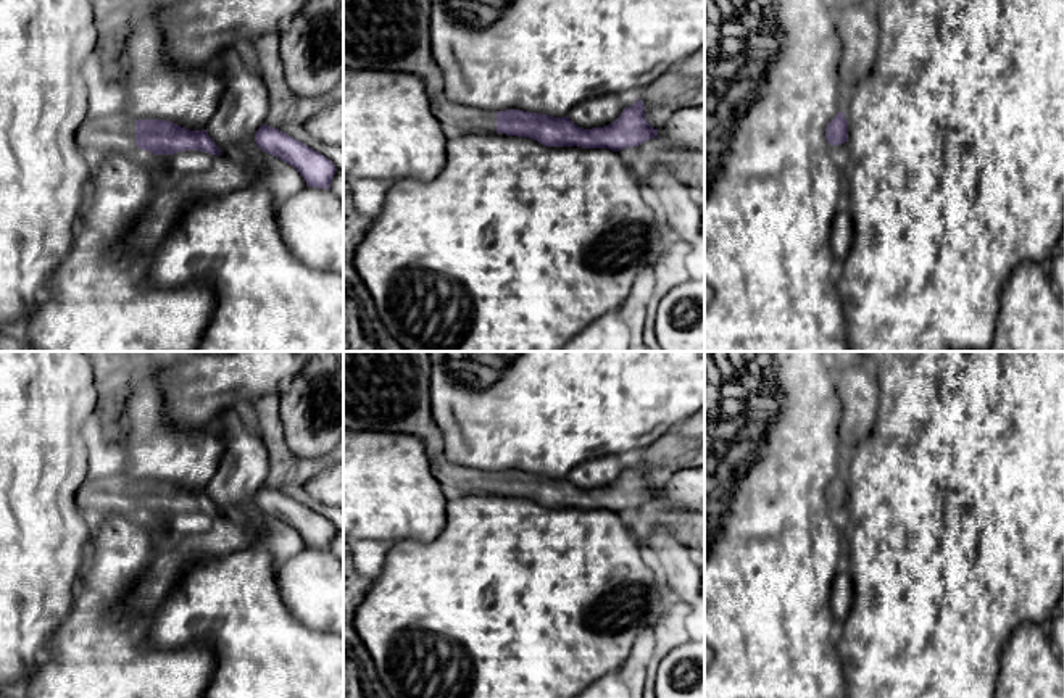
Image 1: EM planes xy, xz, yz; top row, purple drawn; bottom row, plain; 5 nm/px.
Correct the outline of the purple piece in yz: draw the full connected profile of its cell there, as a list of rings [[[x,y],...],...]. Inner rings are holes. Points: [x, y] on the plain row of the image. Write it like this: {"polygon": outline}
{"polygon": [[[838,474],[825,490],[825,500],[829,505],[830,514],[835,516],[835,526],[843,530],[846,529],[850,519],[845,509],[848,508],[848,484],[845,474]]]}

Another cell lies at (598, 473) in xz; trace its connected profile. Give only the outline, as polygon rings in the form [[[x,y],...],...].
[[[601,456],[577,464],[569,474],[567,479],[584,490],[605,488],[614,484],[624,467],[617,456]]]

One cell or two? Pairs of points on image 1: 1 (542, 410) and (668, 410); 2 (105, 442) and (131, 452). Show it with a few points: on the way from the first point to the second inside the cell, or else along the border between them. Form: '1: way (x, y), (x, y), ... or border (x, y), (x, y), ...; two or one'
1: way (573, 410), (637, 410); one
2: border (124, 408), (121, 418), (123, 439), (108, 450); two

